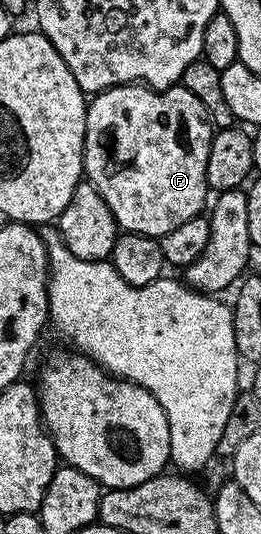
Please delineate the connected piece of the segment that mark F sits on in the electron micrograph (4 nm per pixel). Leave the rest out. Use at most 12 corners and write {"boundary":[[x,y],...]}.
{"boundary":[[174,84],[85,111],[83,174],[160,240],[211,194],[215,127]]}

